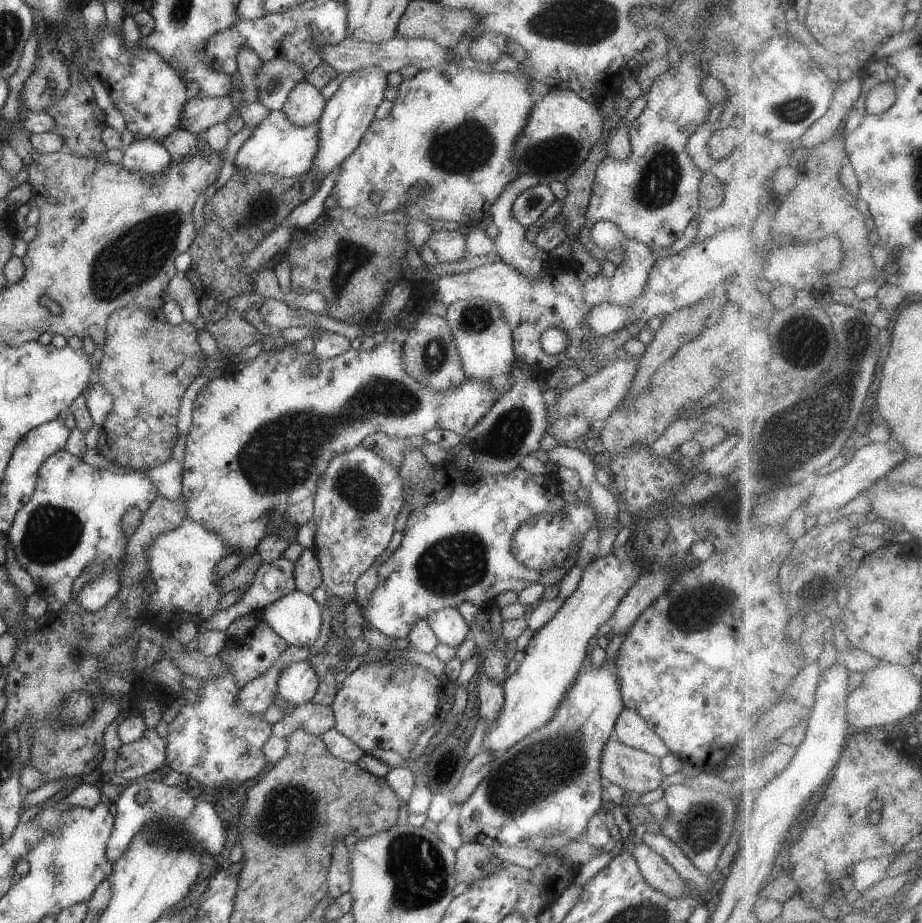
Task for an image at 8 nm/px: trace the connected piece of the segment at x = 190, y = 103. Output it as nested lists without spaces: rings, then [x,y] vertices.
[[[230,96],[194,97],[183,104],[179,126],[192,134],[201,134],[216,123],[226,123],[234,111]]]

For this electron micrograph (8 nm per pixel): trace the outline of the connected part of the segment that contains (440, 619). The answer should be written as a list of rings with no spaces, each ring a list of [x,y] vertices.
[[[446,607],[427,614],[427,623],[435,634],[437,643],[459,647],[468,638],[469,624],[458,609]]]

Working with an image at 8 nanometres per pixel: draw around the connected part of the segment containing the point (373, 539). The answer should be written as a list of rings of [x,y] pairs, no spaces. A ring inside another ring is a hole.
[[[358,445],[350,452],[335,455],[319,482],[313,512],[317,524],[313,550],[323,584],[346,606],[356,600],[357,578],[383,558],[382,552],[395,532],[396,516],[403,506],[402,490],[407,486],[399,470],[378,453]]]

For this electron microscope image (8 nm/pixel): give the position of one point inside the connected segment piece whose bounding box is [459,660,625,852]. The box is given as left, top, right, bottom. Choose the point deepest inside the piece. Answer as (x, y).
(543, 796)

